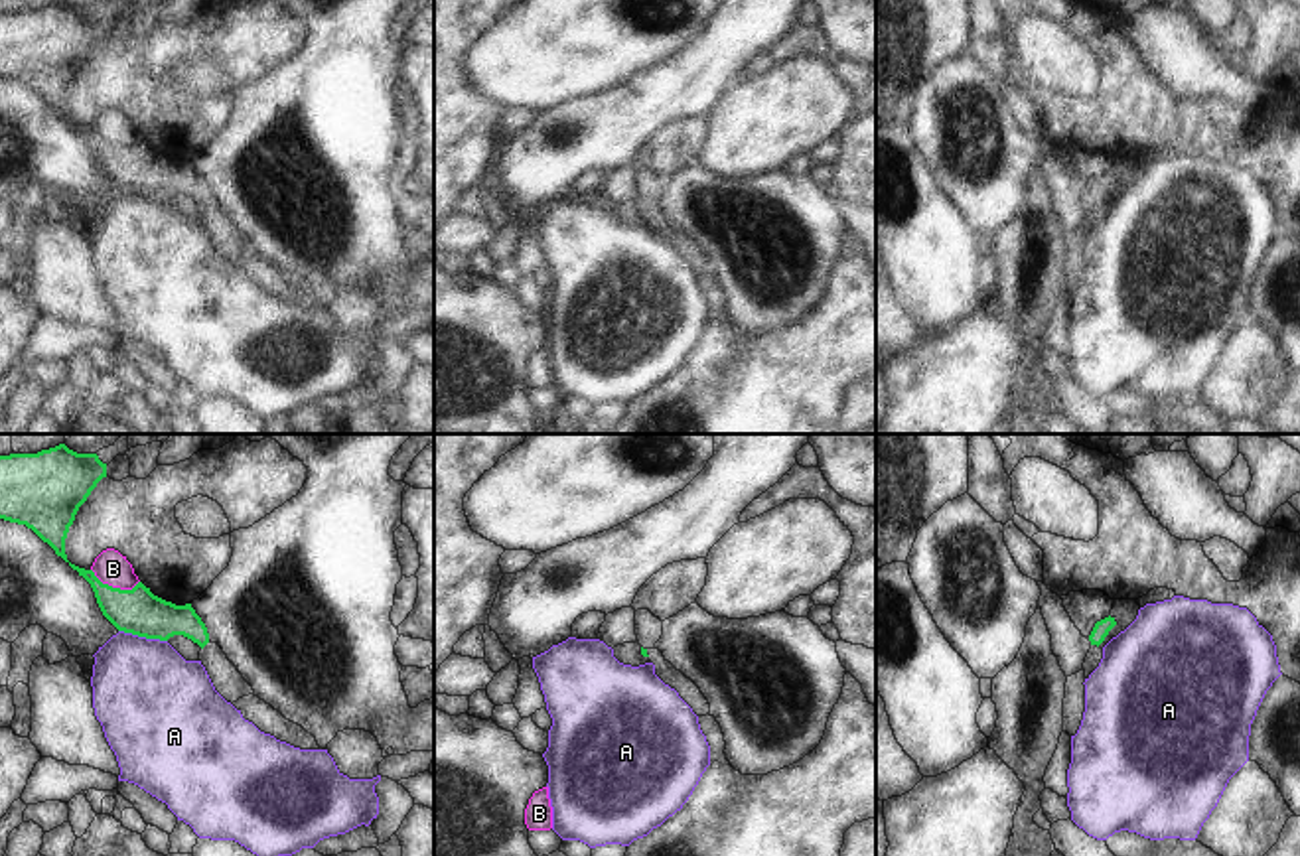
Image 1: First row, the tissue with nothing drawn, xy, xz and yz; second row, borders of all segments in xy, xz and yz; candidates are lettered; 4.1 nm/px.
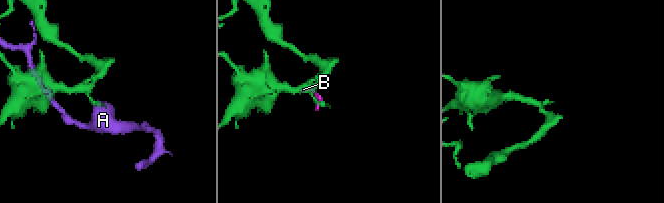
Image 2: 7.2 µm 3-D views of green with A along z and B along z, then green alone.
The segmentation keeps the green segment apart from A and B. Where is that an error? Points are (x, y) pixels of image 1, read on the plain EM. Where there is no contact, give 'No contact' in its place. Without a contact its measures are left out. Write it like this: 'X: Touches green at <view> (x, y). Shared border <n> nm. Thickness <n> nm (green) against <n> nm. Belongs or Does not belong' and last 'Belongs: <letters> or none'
A: Touches green at xy (143, 194). Shared border 200 nm. Thickness 190 nm (green) against 440 nm. Does not belong
B: Touches green at xy (115, 146). Shared border 200 nm. Thickness 190 nm (green) against 140 nm. Does not belong
Belongs: none

